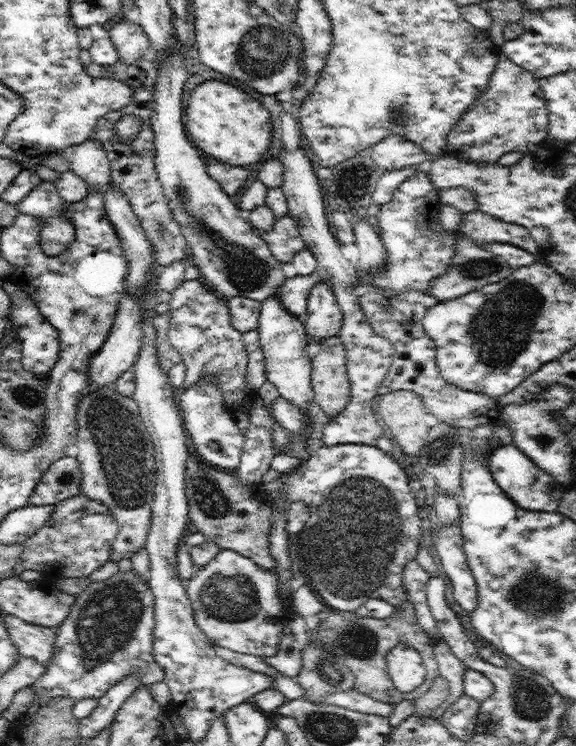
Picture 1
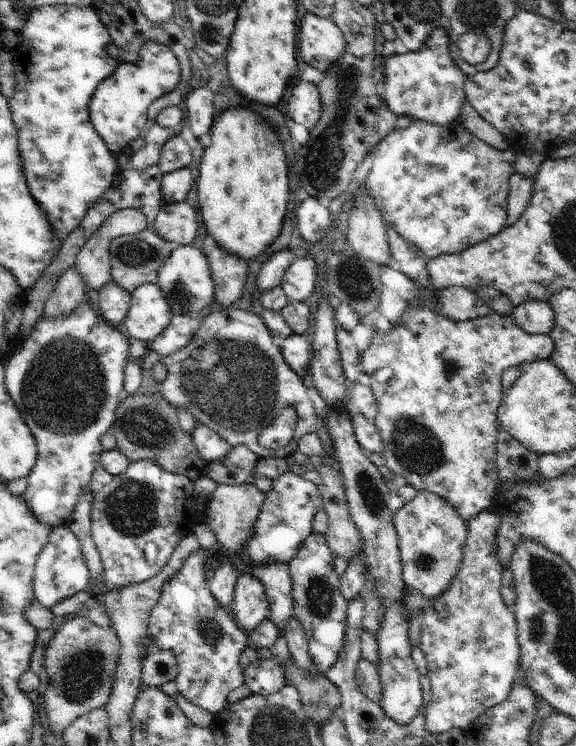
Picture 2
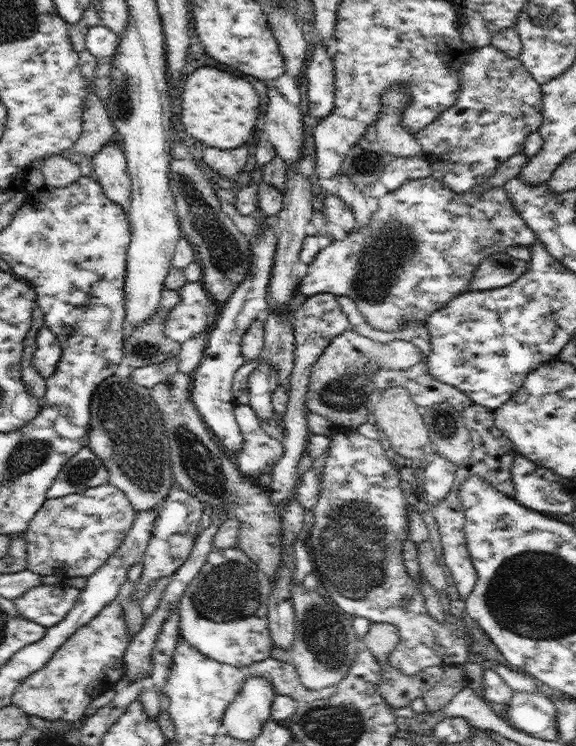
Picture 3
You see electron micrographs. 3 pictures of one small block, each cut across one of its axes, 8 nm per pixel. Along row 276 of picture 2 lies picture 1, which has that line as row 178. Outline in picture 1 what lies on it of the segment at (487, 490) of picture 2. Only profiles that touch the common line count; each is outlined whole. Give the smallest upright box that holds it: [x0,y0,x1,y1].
[369,165,540,296]

